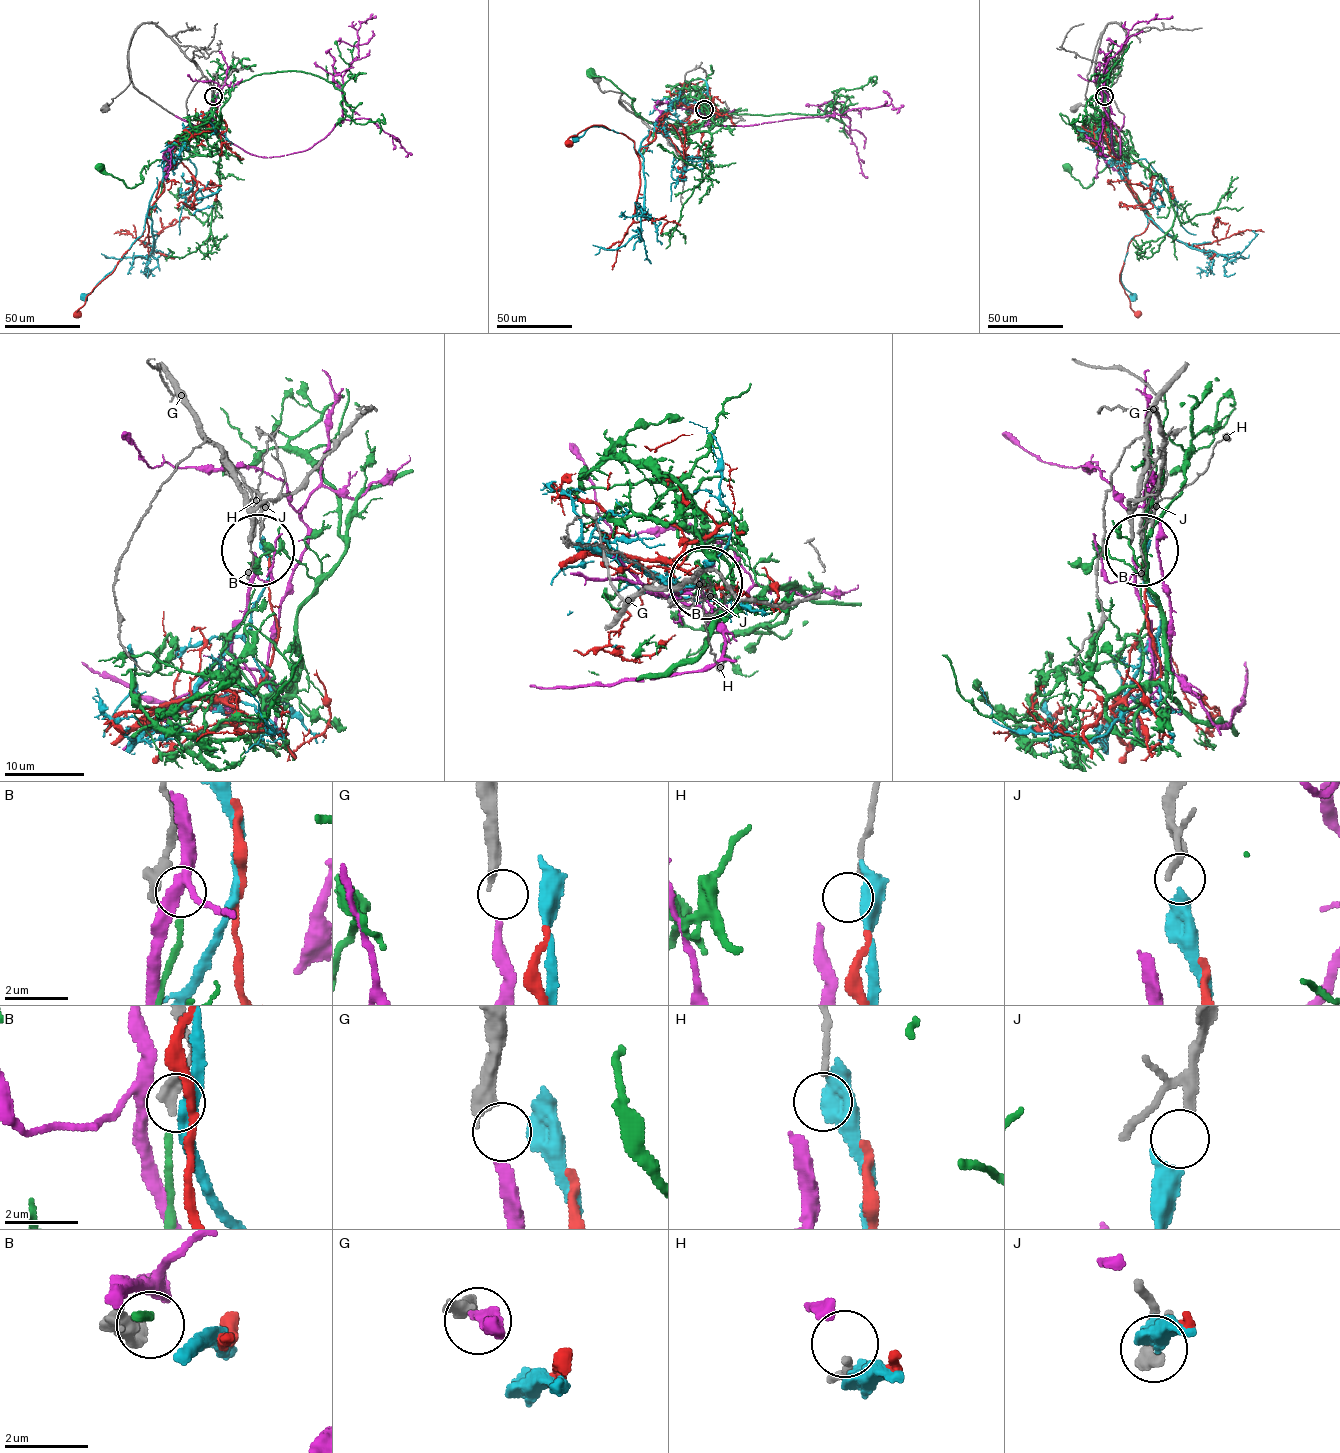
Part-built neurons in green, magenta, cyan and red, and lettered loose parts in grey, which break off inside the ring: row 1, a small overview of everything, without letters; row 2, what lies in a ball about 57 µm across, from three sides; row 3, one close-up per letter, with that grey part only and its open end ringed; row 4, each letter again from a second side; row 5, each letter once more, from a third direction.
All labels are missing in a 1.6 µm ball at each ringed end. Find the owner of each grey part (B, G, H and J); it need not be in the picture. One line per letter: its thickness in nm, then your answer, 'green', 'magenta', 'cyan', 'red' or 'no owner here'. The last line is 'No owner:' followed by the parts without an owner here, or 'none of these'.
B: 480 nm thick; green
G: 360 nm thick; magenta
H: 140 nm thick; no owner here
J: 160 nm thick; cyan
No owner: H

